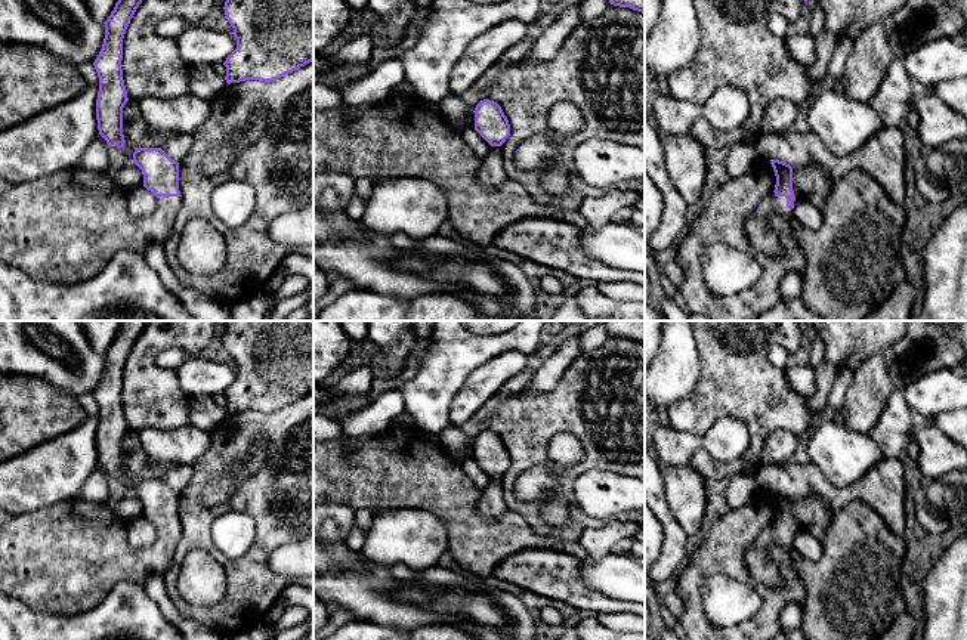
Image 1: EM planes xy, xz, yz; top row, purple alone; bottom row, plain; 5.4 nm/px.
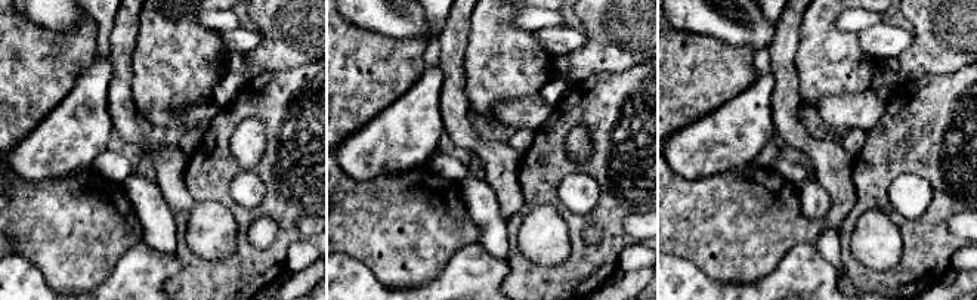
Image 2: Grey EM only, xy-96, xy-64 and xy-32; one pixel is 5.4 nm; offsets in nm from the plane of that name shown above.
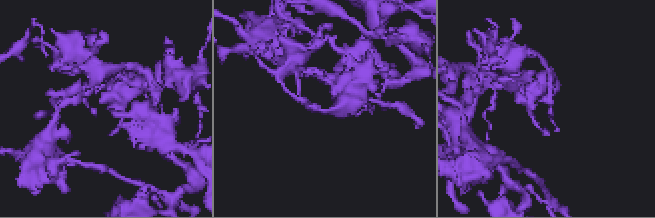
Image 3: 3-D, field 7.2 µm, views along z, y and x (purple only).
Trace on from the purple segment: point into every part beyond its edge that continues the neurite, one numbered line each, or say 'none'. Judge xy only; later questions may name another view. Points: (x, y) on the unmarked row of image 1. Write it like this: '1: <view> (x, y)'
1: xy (64, 559)

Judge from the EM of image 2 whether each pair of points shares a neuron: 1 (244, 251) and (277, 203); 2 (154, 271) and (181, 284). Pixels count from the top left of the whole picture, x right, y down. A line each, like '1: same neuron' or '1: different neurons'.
1: same neuron
2: different neurons

